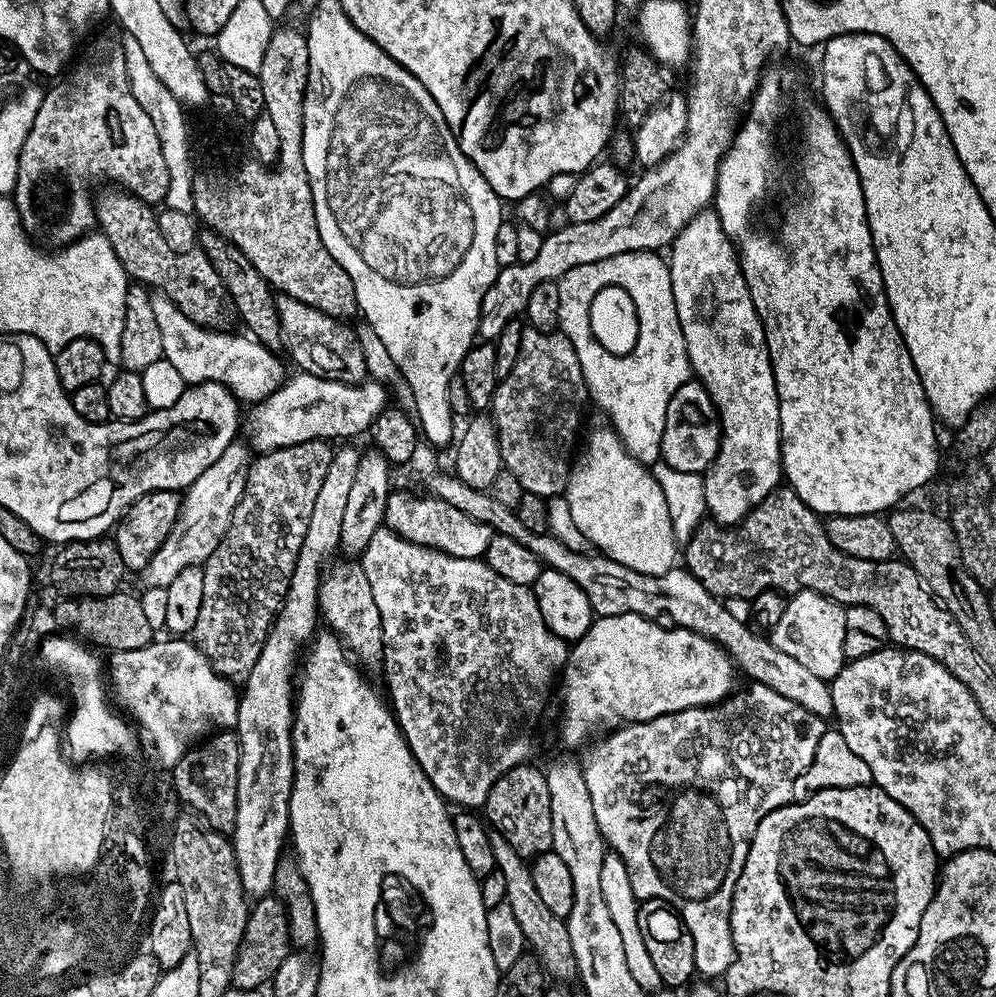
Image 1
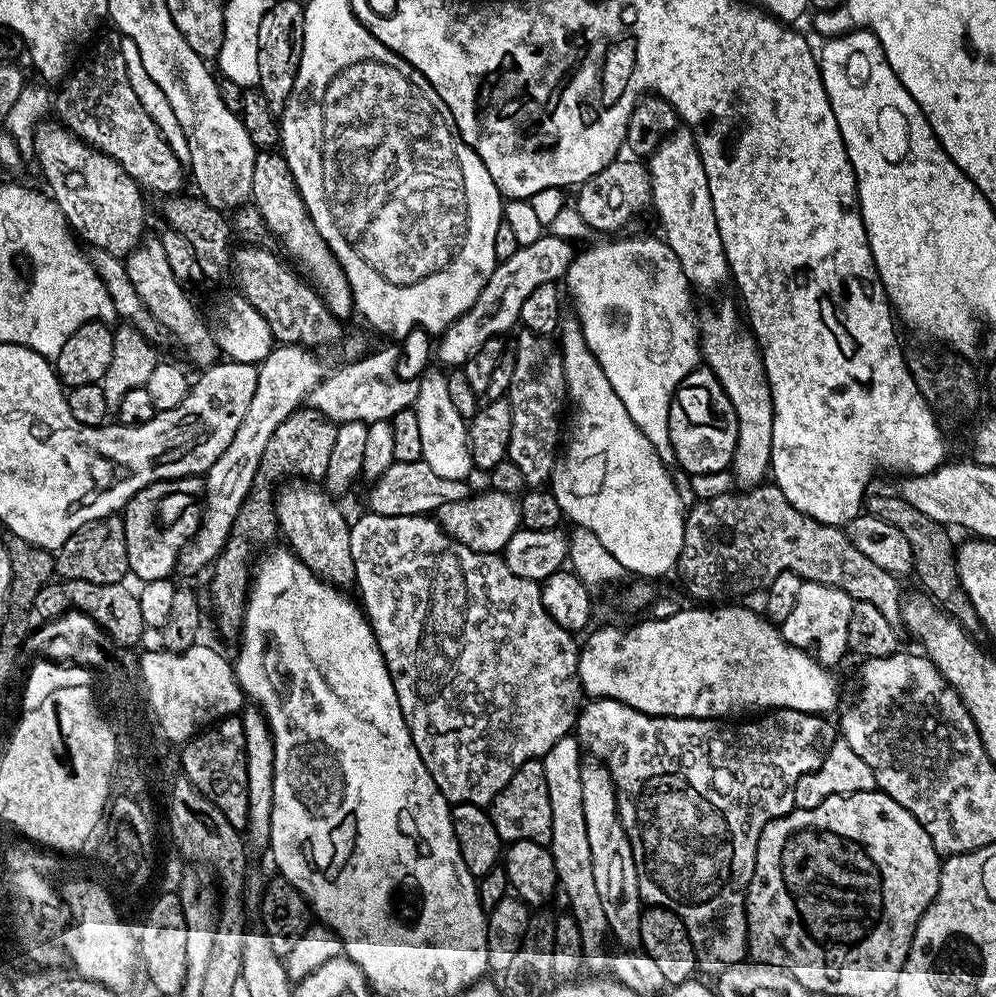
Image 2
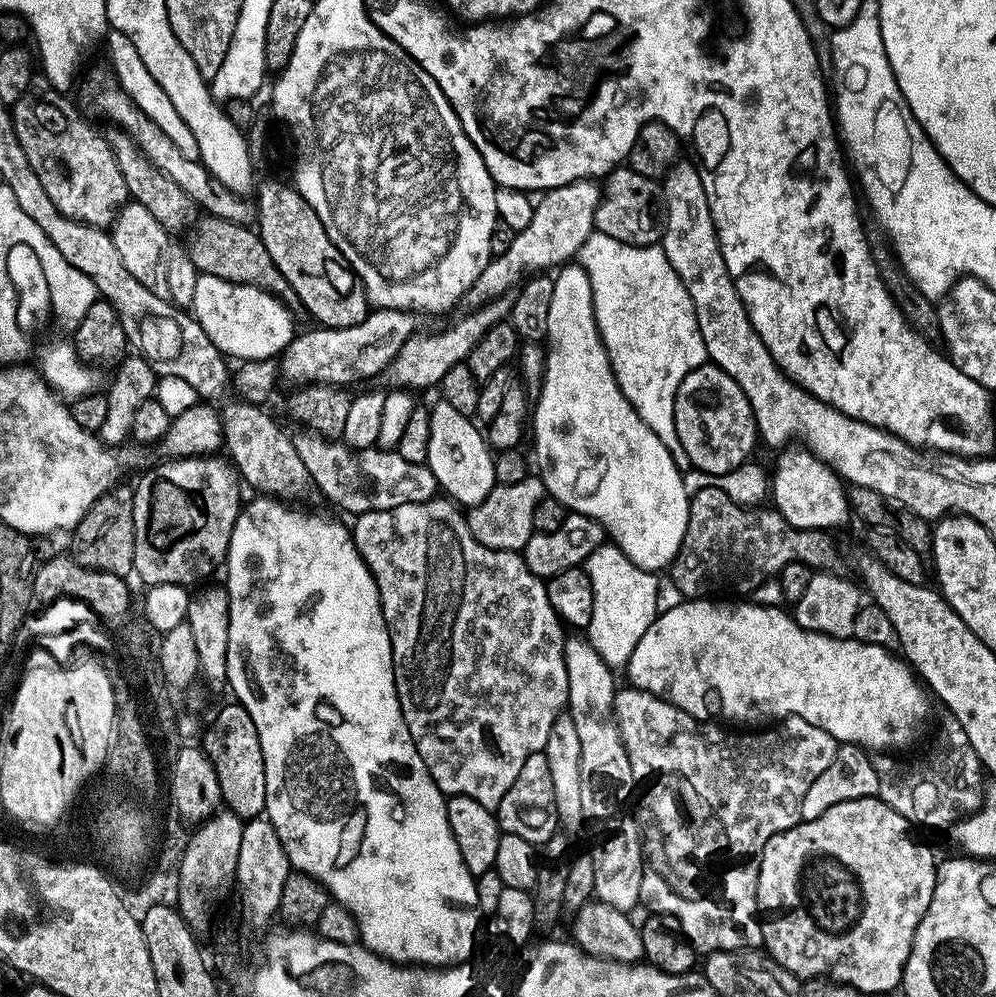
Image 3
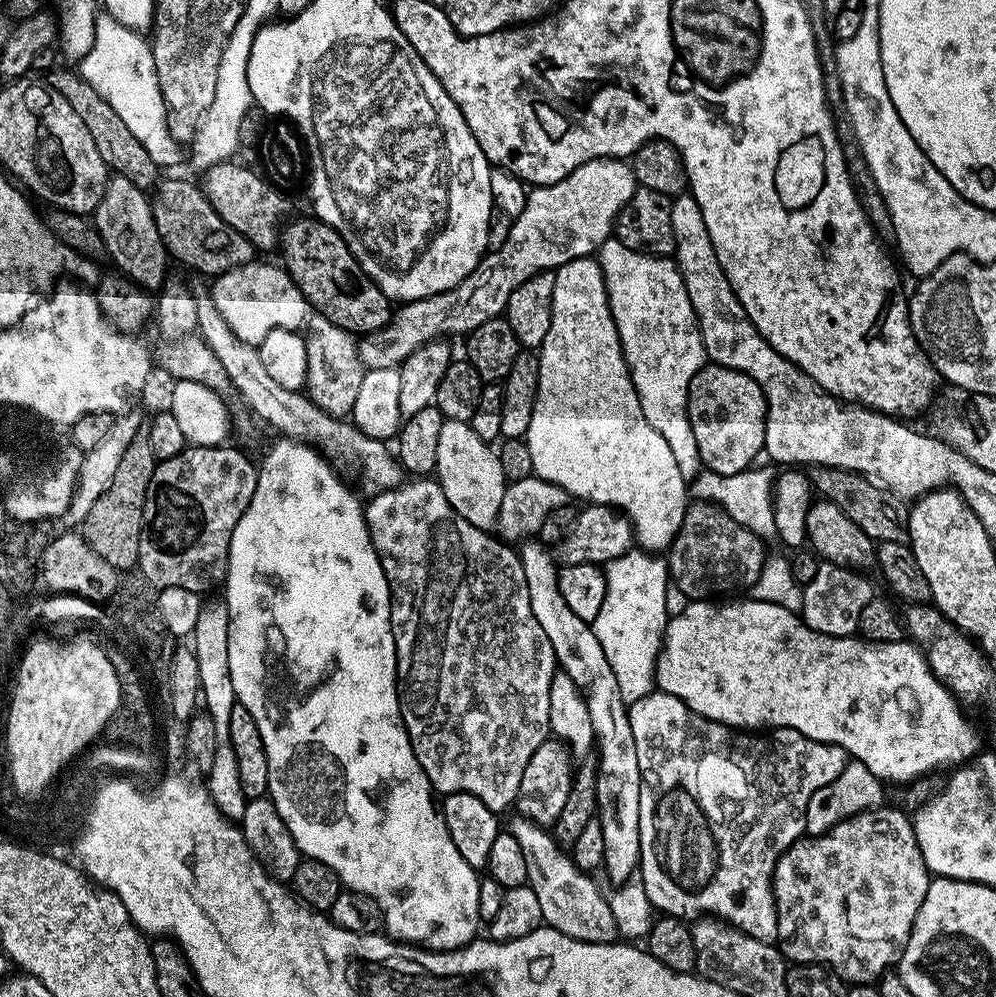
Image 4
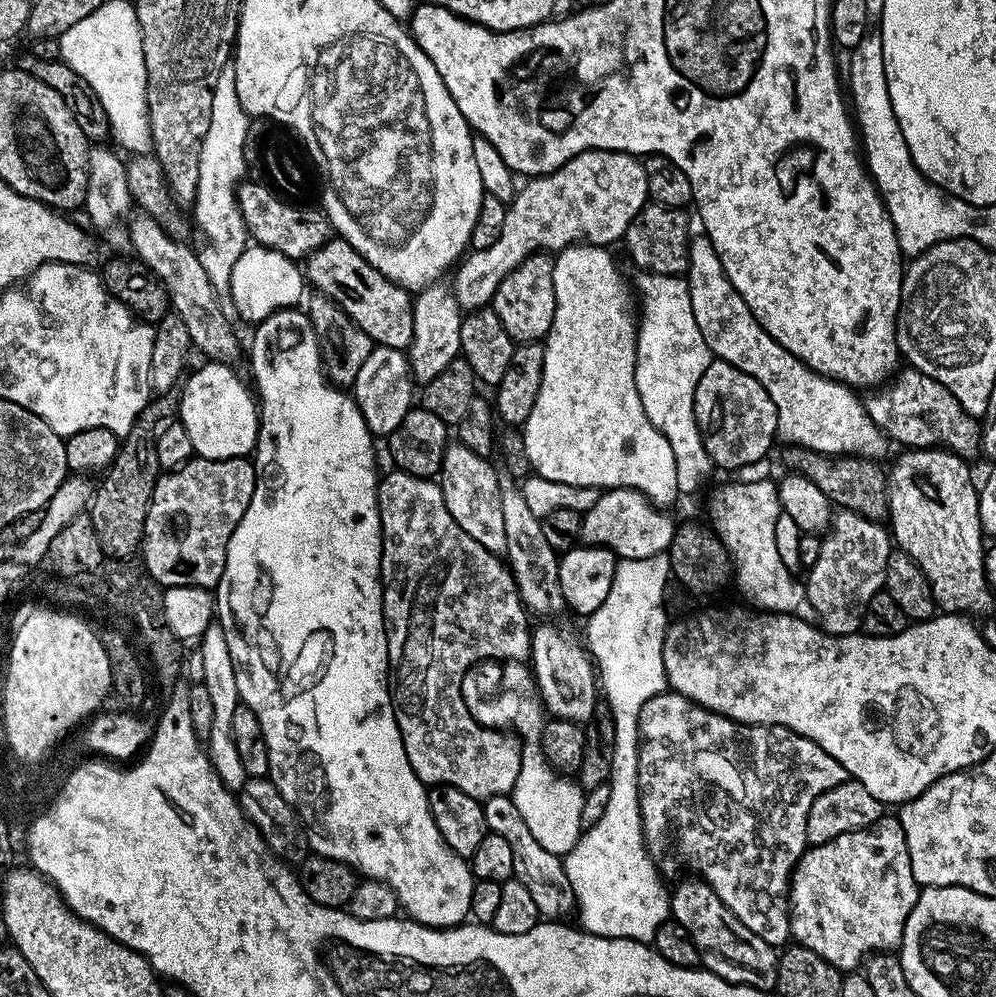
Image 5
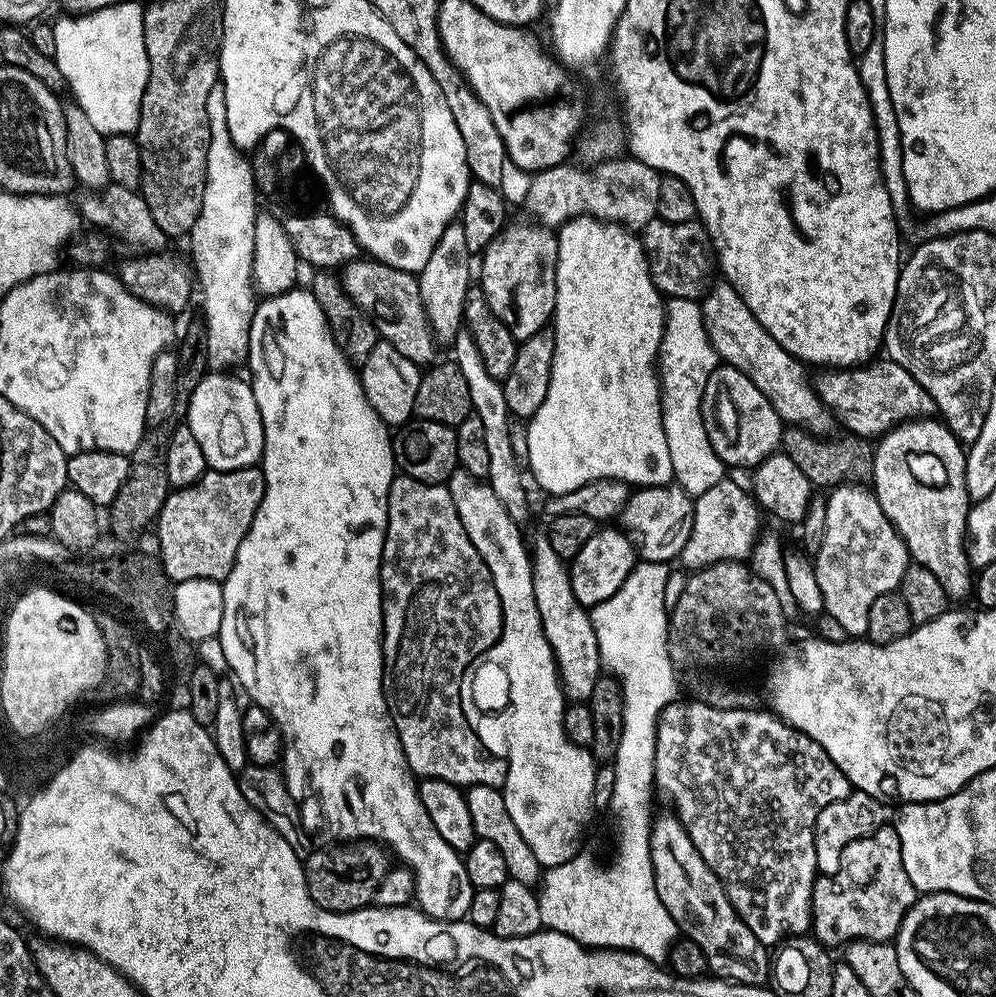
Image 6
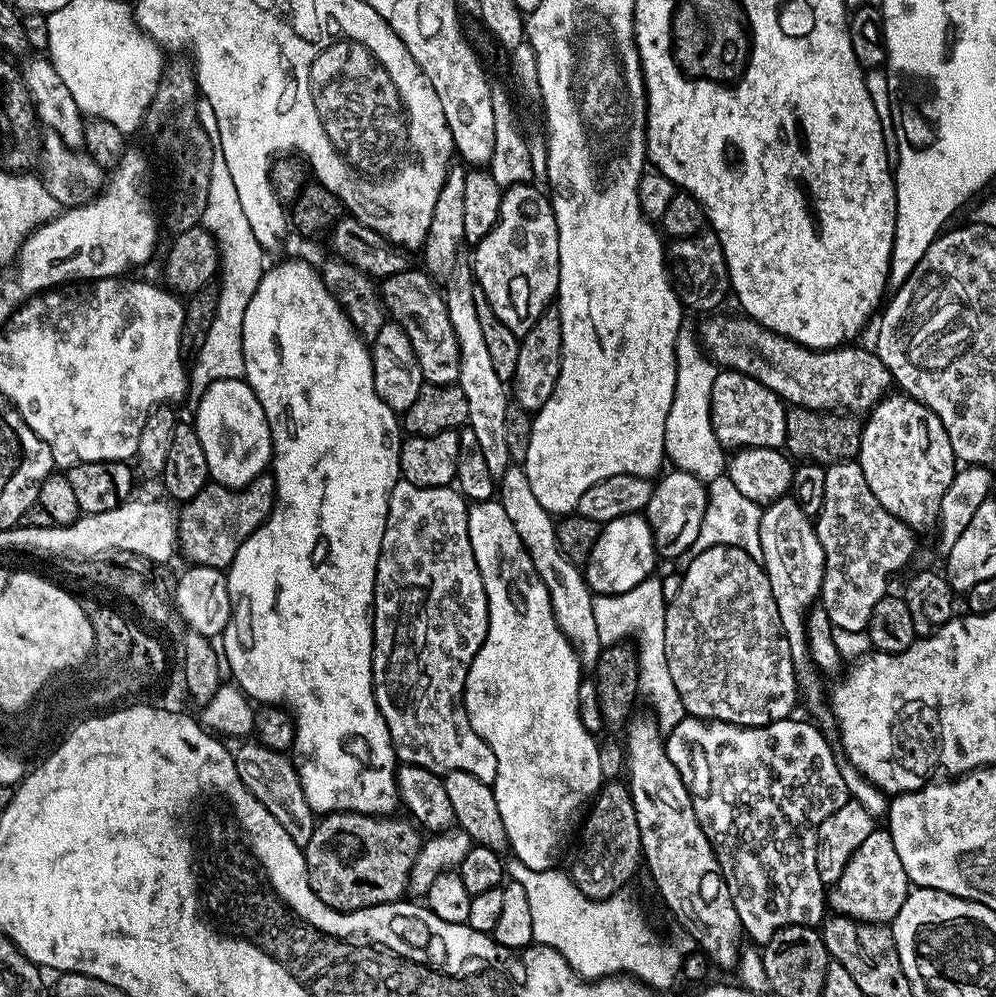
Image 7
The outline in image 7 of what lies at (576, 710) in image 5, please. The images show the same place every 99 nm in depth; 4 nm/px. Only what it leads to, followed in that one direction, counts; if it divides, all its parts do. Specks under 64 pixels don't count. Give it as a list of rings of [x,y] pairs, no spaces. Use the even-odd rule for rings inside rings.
[[[509,466],[498,480],[498,499],[506,510],[510,522],[514,522],[514,530],[518,530],[518,538],[522,538],[524,548],[534,562],[534,570],[542,578],[546,590],[550,594],[550,602],[558,626],[566,634],[568,641],[574,645],[580,655],[580,663],[585,669],[595,669],[596,660],[600,656],[601,642],[598,638],[598,625],[594,623],[593,591],[584,580],[583,571],[562,554],[556,537],[556,520],[553,513],[548,512],[534,498],[534,490],[530,490],[530,482],[526,478],[523,467]]]

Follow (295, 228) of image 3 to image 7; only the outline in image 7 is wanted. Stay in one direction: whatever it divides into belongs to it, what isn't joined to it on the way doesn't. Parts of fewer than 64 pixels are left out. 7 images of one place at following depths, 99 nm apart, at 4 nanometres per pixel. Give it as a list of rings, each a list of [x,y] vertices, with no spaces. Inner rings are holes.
[[[409,266],[404,272],[383,277],[378,284],[380,299],[384,301],[387,315],[406,330],[406,338],[410,338],[414,358],[418,358],[425,381],[429,384],[455,384],[460,379],[458,338],[454,338],[450,314],[446,314],[444,294],[427,271],[417,268]]]

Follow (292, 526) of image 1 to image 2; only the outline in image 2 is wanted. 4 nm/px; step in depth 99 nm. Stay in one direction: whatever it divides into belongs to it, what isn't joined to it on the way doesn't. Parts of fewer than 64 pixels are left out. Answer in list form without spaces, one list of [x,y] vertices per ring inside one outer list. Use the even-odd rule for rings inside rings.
[[[301,406],[278,426],[270,442],[267,443],[260,468],[257,470],[255,484],[237,516],[235,531],[210,568],[212,604],[216,607],[216,620],[220,623],[222,635],[239,637],[240,629],[244,627],[244,608],[248,604],[250,587],[250,565],[253,563],[252,544],[260,544],[263,540],[272,540],[278,536],[272,480],[278,479],[279,476],[292,476],[297,472],[300,475],[297,477],[305,481],[323,481],[326,466],[330,466],[330,454],[334,450],[336,430],[337,425],[327,420],[322,413],[314,408]]]

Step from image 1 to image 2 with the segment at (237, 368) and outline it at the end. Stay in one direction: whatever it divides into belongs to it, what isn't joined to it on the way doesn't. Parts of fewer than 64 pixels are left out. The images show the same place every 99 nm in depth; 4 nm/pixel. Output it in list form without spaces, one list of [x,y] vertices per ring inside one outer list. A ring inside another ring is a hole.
[[[148,238],[126,257],[128,277],[134,282],[134,290],[138,290],[138,298],[150,310],[157,325],[168,332],[180,343],[180,348],[199,366],[215,364],[218,360],[218,349],[213,336],[213,329],[200,317],[196,304],[184,293],[185,285],[176,279],[174,270],[170,270],[170,262],[166,262],[166,250],[162,250],[159,238]]]

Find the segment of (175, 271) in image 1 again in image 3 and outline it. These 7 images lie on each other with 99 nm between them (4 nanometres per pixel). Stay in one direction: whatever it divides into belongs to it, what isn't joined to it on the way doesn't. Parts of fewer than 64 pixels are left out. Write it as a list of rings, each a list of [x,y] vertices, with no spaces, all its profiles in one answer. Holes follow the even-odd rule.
[[[22,98],[11,105],[10,111],[14,134],[26,152],[26,162],[38,174],[38,182],[50,194],[50,202],[66,218],[107,229],[116,219],[116,213],[130,200],[107,135],[99,136],[76,112],[67,112],[56,104],[35,104],[32,98]]]

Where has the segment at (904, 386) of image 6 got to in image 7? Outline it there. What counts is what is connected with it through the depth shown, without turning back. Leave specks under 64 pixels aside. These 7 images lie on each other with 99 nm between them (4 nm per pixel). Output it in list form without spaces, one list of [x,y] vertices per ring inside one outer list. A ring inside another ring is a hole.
[[[708,314],[703,317],[704,320],[701,324],[698,324],[698,335],[700,337],[700,343],[705,352],[708,353],[713,364],[719,366],[721,369],[729,372],[741,372],[747,376],[752,376],[759,384],[765,384],[766,387],[779,396],[788,406],[799,406],[802,408],[826,408],[829,410],[847,410],[853,414],[867,414],[889,395],[890,389],[893,387],[894,381],[890,370],[882,362],[882,358],[876,355],[875,351],[871,347],[868,348],[852,348],[856,346],[841,346],[839,348],[807,348],[802,346],[798,342],[794,342],[790,338],[785,336],[779,336],[777,332],[772,331],[771,328],[764,328],[757,320],[753,320],[751,316],[745,316],[743,314],[737,314],[737,316],[720,316],[721,314]]]

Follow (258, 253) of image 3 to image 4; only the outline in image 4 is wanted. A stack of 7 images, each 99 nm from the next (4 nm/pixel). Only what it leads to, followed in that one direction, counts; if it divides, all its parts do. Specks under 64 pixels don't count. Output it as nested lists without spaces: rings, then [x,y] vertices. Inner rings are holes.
[[[164,180],[155,185],[150,203],[158,234],[162,238],[167,255],[181,260],[188,268],[208,278],[215,278],[224,272],[254,260],[254,249],[250,241],[238,230],[229,228],[227,222],[210,206],[203,191],[188,180]]]

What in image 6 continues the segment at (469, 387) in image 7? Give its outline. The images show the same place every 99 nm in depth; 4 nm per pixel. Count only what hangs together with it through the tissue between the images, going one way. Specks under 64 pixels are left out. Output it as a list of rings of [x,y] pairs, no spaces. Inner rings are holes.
[[[461,330],[450,345],[451,359],[462,370],[466,378],[466,386],[470,386],[470,402],[475,416],[482,420],[483,433],[486,440],[487,456],[490,457],[490,470],[486,483],[494,490],[498,502],[506,506],[506,514],[517,522],[524,522],[528,516],[528,492],[524,489],[522,470],[518,462],[514,462],[514,449],[510,447],[510,413],[504,397],[504,385],[501,381],[490,378],[486,365],[482,363],[482,354],[478,354],[478,346],[474,346],[474,338],[466,330]]]

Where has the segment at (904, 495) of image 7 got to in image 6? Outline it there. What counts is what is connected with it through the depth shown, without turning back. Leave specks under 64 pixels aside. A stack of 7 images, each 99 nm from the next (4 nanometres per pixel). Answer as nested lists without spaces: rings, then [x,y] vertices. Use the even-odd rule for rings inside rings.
[[[921,418],[919,420],[910,420],[902,423],[898,425],[897,428],[891,428],[885,436],[879,437],[879,439],[875,441],[872,454],[872,475],[870,477],[870,484],[876,493],[876,501],[882,506],[882,510],[886,514],[888,521],[896,527],[898,535],[904,539],[904,544],[908,548],[909,557],[911,557],[915,563],[926,566],[926,570],[930,570],[934,574],[934,578],[938,578],[938,582],[942,582],[942,590],[946,590],[946,594],[949,598],[964,596],[967,592],[969,595],[974,588],[974,576],[970,571],[968,554],[965,548],[966,533],[968,531],[968,510],[970,507],[970,501],[964,482],[965,453],[961,441],[957,440],[956,435],[950,431],[947,424],[936,418]]]

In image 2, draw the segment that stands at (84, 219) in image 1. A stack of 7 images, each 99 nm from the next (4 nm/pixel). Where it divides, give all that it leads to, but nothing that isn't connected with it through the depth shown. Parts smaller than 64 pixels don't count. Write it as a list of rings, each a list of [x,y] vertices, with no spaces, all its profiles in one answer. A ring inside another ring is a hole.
[[[116,34],[111,35],[105,40],[97,39],[91,45],[92,53],[84,61],[81,59],[71,69],[67,79],[59,85],[60,93],[56,92],[54,96],[54,112],[60,115],[57,116],[59,123],[63,124],[69,132],[73,132],[93,148],[97,148],[98,151],[104,152],[120,163],[122,170],[126,170],[126,174],[130,174],[130,178],[134,178],[134,182],[140,185],[145,193],[161,192],[164,198],[171,197],[183,189],[180,187],[183,186],[184,180],[186,184],[185,165],[176,157],[174,150],[170,150],[158,126],[152,121],[150,114],[146,114],[142,102],[138,102],[138,94],[134,94],[134,90],[130,87],[126,58],[122,58],[120,53],[121,37]]]

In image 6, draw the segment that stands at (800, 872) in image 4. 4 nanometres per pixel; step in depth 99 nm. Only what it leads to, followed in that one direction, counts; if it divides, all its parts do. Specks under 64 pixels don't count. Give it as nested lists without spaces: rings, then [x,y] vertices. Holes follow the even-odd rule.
[[[881,826],[842,850],[838,874],[817,879],[812,888],[810,932],[825,946],[843,946],[849,940],[891,941],[917,899],[916,888],[902,866],[902,846],[895,827]]]

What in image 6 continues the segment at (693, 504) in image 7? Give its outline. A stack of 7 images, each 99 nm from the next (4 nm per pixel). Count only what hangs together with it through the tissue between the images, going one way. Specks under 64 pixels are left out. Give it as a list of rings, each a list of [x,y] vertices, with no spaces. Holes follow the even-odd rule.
[[[675,482],[640,486],[629,495],[618,515],[618,524],[632,537],[640,560],[668,564],[679,557],[691,534],[694,518],[693,497],[687,496]]]

